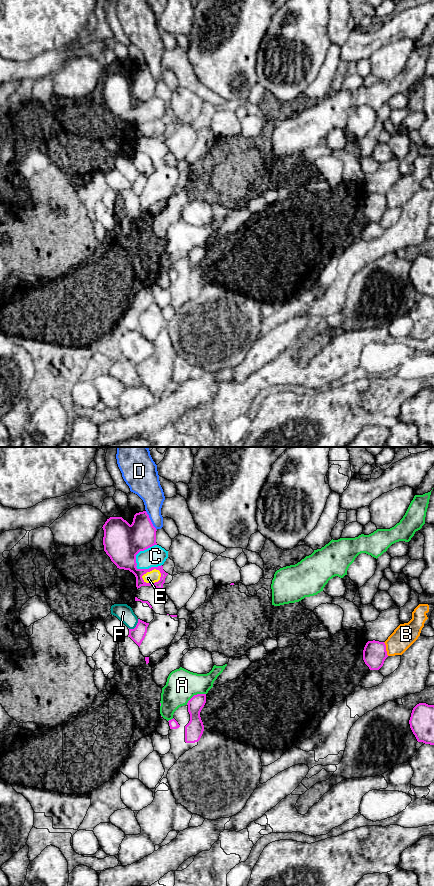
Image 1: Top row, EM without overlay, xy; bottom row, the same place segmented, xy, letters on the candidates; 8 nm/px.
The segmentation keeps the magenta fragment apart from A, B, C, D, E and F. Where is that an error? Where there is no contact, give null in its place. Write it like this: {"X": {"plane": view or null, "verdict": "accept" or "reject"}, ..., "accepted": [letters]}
{"A": {"plane": "xy", "verdict": "reject"}, "B": {"plane": "xy", "verdict": "reject"}, "C": {"plane": "xy", "verdict": "reject"}, "D": {"plane": "xy", "verdict": "reject"}, "E": {"plane": "xy", "verdict": "reject"}, "F": {"plane": "xy", "verdict": "reject"}, "accepted": []}

